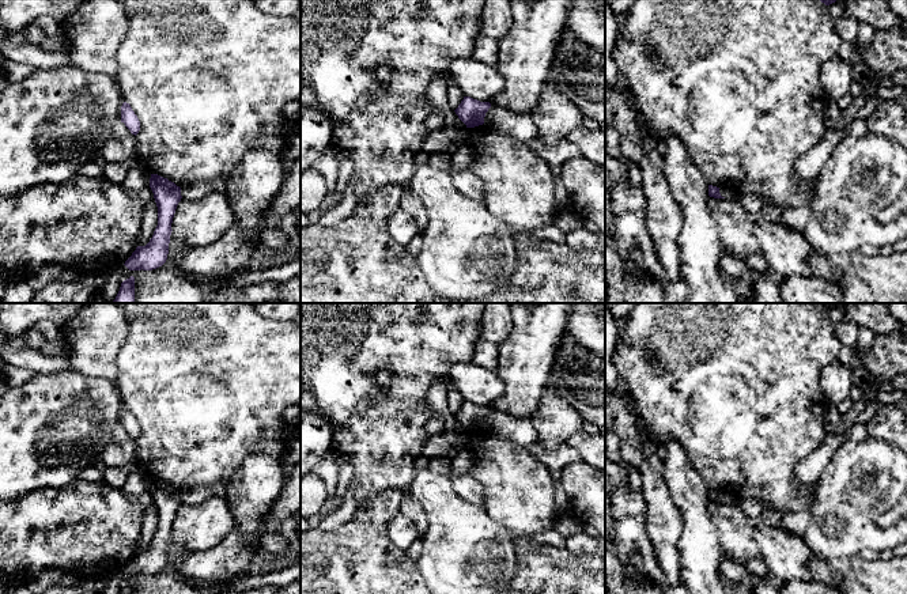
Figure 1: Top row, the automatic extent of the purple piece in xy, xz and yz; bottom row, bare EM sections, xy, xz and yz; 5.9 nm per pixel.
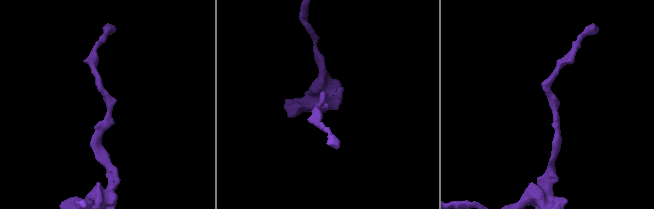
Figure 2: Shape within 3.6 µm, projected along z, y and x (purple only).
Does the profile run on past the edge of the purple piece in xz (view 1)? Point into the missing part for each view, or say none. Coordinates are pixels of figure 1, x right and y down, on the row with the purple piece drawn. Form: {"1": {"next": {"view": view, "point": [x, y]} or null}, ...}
{"1": {"next": null}}

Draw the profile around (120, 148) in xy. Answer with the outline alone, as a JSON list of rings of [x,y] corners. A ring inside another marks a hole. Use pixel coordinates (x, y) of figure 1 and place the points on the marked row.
[[[121,121],[113,125],[110,137],[102,147],[101,155],[106,163],[118,163],[128,169],[140,167],[135,135]]]

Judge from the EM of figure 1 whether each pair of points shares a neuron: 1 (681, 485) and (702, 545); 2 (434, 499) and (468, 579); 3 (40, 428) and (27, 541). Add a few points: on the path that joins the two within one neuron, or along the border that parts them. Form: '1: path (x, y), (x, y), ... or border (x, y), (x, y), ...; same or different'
1: path (692, 500), (699, 530); same
2: path (450, 519), (461, 538), (463, 559); same
3: border (64, 487), (38, 487), (14, 500); different

